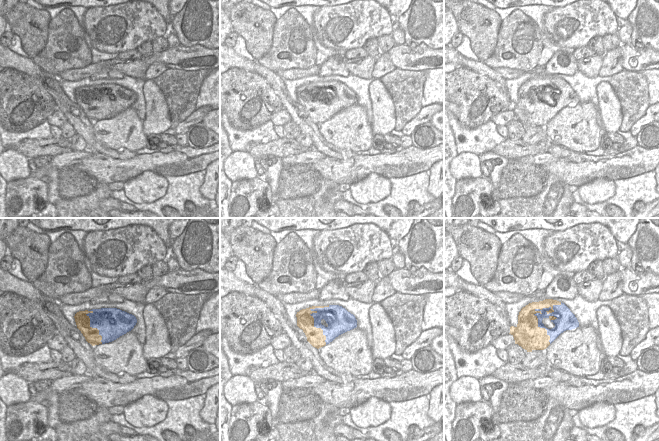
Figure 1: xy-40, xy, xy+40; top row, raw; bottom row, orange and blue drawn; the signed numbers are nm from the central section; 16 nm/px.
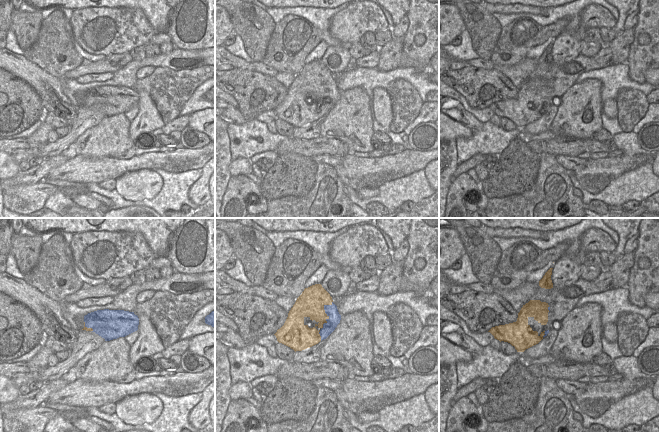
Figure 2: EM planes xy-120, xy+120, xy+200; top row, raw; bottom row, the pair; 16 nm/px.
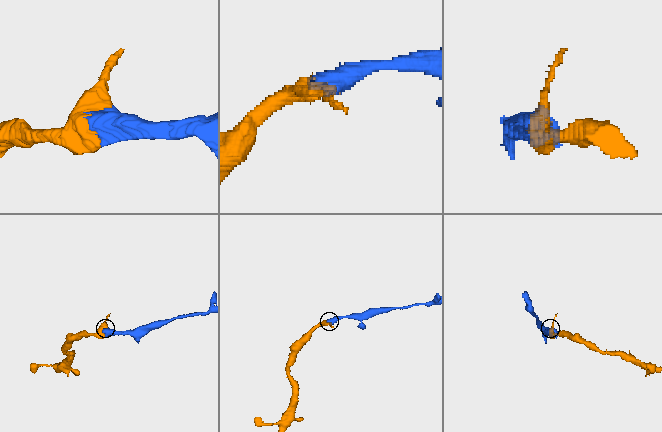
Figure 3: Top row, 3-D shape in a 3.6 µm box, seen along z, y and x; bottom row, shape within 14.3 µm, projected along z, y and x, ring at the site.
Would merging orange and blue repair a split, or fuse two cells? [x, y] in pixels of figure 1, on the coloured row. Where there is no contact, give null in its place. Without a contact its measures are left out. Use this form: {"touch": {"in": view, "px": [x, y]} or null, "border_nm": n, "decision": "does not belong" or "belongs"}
{"touch": {"in": "xy+40", "px": [536, 317]}, "border_nm": 700, "decision": "belongs"}

